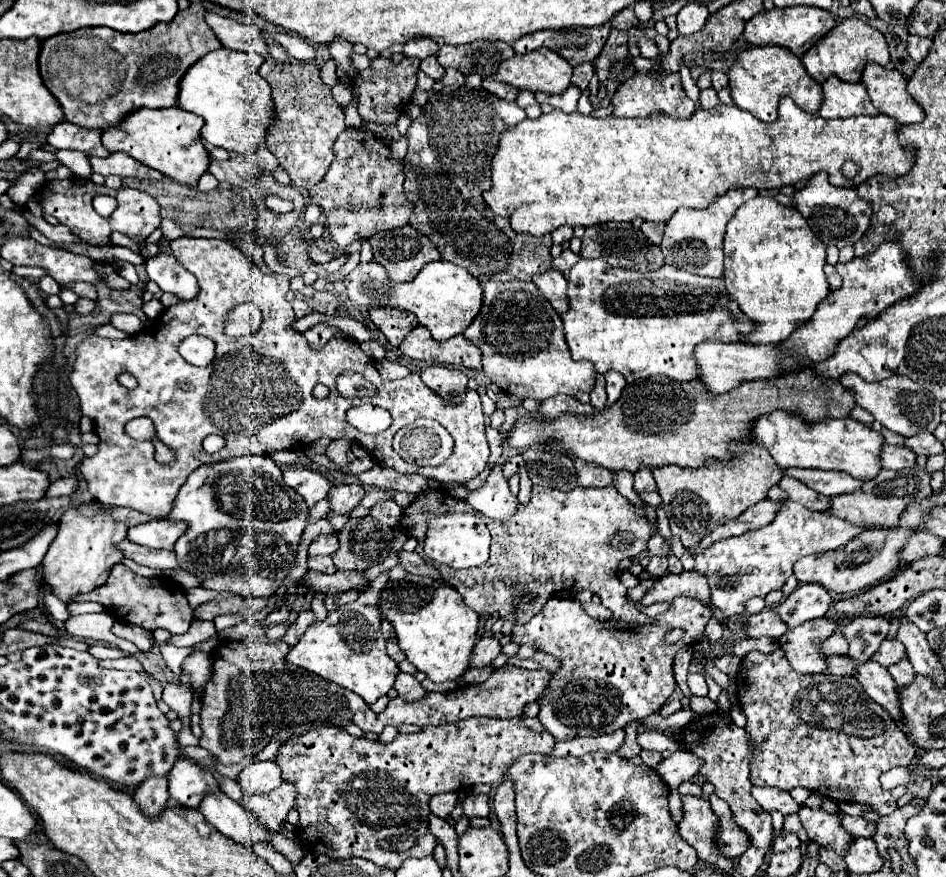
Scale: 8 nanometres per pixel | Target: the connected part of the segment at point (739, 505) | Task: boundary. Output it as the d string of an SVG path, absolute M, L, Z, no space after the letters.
M731 442L729 450L733 452L731 460L707 458L701 468L679 468L675 464L653 468L653 478L663 498L671 532L681 538L685 548L693 548L717 526L735 520L747 508L765 500L769 488L775 486L783 476L767 450L759 444Z

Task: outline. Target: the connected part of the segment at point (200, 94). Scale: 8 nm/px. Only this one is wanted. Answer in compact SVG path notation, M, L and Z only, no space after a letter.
M219 48L203 56L199 62L195 62L179 82L179 96L177 96L177 106L201 116L205 120L201 128L201 140L207 148L219 146L229 152L239 152L239 154L251 154L257 150L259 144L265 142L267 126L271 122L273 114L273 100L271 100L271 86L267 84L265 78L259 76L259 66L263 64L263 56L259 54L249 54L249 52L235 52L227 48Z

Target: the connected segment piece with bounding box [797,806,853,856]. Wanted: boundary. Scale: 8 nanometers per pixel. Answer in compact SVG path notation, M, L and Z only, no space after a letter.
M801 806L797 814L811 842L817 842L819 846L829 848L839 856L845 856L853 836L839 826L839 814L827 814L823 810L811 810L807 806Z

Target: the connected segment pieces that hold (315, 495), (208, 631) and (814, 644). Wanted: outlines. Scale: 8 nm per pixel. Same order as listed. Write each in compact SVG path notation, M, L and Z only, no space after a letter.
M285 470L283 472L283 480L289 488L295 488L295 492L299 492L303 496L303 500L307 500L307 506L315 506L319 500L323 500L331 488L331 482L311 470Z
M193 618L189 632L187 634L181 634L177 638L171 638L171 642L173 642L173 646L193 646L197 642L203 642L203 640L211 638L213 634L215 634L213 622L207 622L207 620L201 620L199 622L199 620Z
M823 616L809 620L795 630L785 632L779 638L779 646L785 652L789 664L793 670L801 674L817 674L817 672L827 672L825 664L825 654L821 654L819 644L821 640L829 638L837 630L837 624Z

